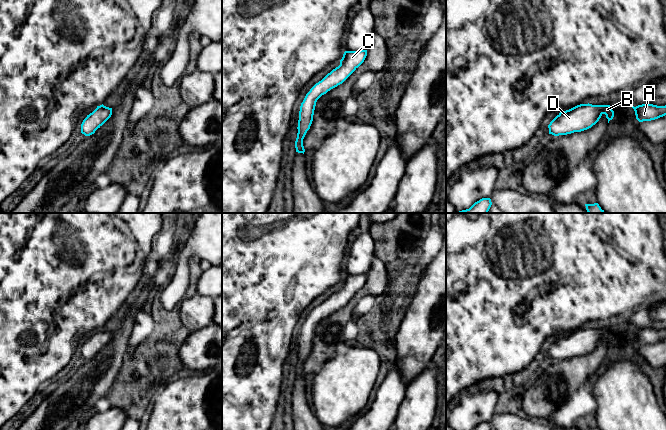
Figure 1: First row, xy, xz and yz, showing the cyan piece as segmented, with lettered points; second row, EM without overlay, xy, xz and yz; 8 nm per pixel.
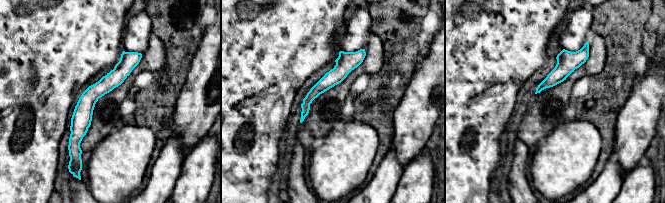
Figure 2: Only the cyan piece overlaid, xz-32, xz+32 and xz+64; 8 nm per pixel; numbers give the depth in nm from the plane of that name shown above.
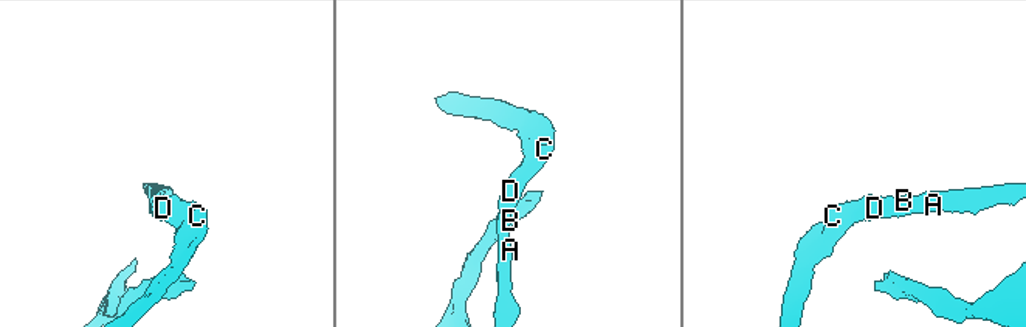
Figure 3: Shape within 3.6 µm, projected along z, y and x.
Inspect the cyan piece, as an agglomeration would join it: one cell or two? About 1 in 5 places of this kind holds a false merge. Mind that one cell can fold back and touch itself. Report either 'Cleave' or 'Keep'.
Keep

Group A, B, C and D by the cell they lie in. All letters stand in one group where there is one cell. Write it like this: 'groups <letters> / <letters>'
groups A B C D

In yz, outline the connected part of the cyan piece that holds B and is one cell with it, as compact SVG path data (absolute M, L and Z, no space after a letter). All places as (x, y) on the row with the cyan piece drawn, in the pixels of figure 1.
M580 104L560 112L548 125L549 134L554 136L581 132L595 125L605 114L608 123L614 117L610 105Z

